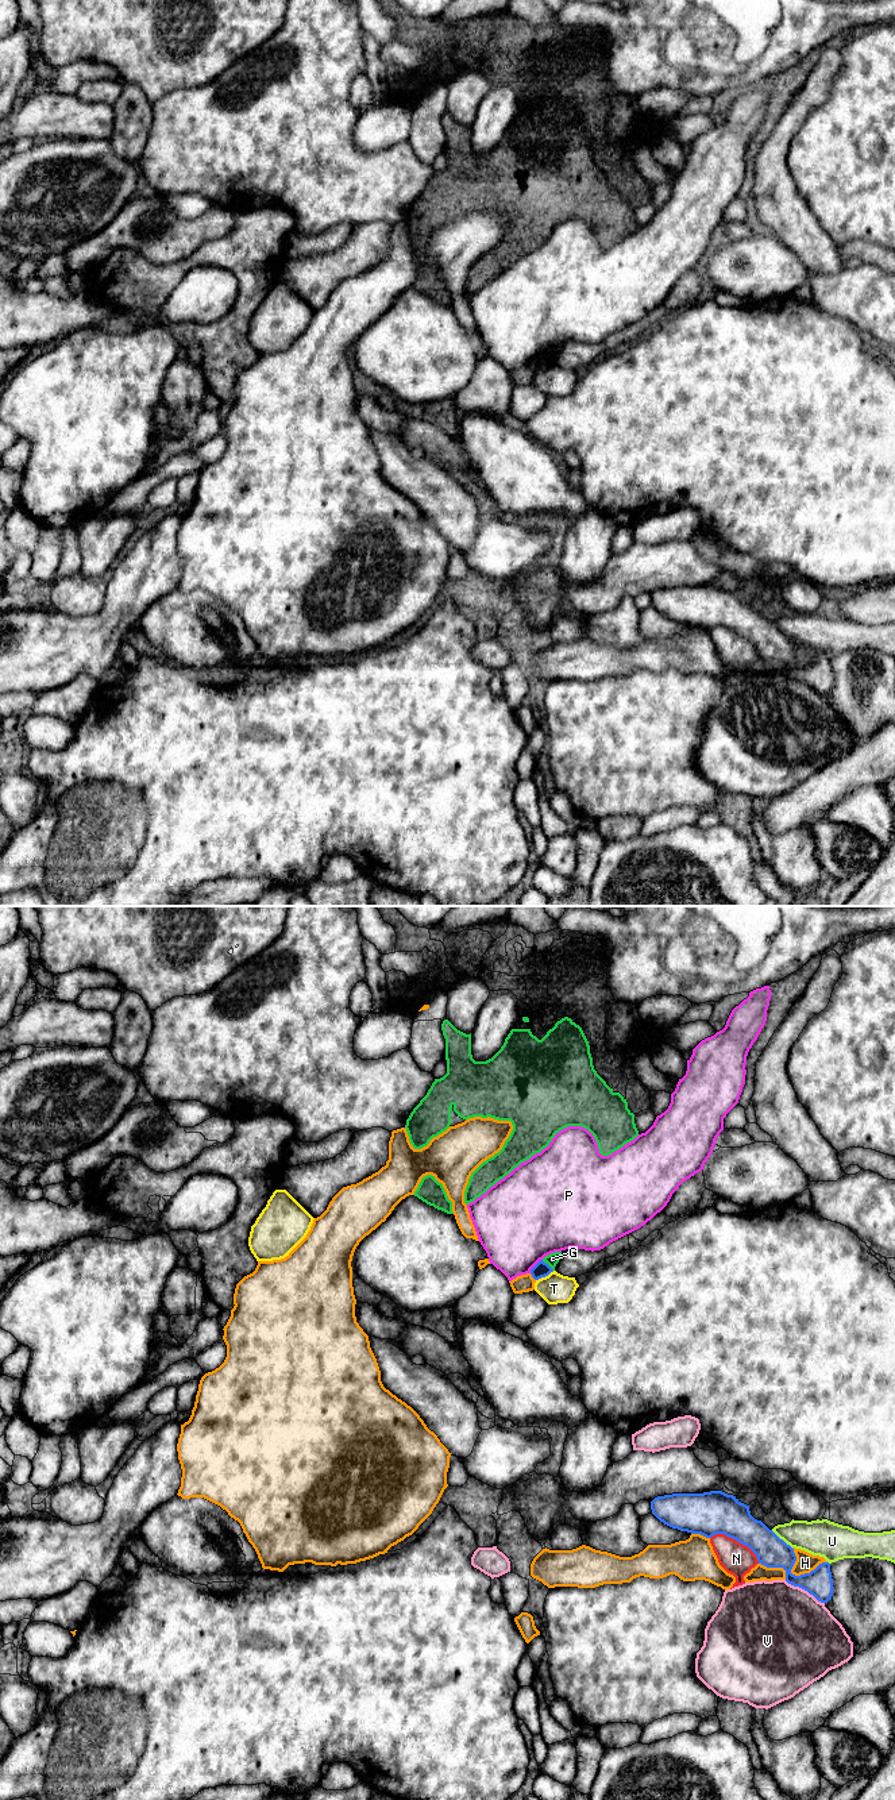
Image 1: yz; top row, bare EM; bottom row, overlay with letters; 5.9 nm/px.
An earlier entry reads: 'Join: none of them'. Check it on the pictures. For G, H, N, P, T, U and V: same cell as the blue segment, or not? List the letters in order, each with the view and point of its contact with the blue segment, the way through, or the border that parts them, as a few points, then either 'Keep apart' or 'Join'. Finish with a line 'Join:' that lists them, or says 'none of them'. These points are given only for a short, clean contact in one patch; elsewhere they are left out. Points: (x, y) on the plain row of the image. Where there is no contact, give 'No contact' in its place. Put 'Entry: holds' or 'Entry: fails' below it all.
G: Touches blue at yz (547, 357). Boundary: yz (541, 353), (554, 362). Keep apart
H: Touches blue at yz (807, 666). Keep apart
N: Touches blue at yz (737, 633). Keep apart
P: Touches blue at yz (535, 358). Keep apart
T: Touches blue at yz (543, 369). Keep apart
U: Touches blue at yz (782, 632). Keep apart
V: Touches blue at yz (805, 682). Keep apart
Join: none of them
Entry: holds

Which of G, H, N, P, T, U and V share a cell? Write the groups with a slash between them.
G / H / N / P / T / U / V

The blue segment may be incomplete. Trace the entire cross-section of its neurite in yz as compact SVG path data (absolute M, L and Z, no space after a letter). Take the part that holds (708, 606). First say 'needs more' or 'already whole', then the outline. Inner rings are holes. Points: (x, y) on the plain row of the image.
already whole; M722 583L703 586L672 586L651 594L652 606L664 617L711 631L725 627L748 639L759 656L783 660L786 674L828 695L833 689L830 656L822 655L810 666L795 668L791 662L796 654L794 641L751 608L749 598Z

